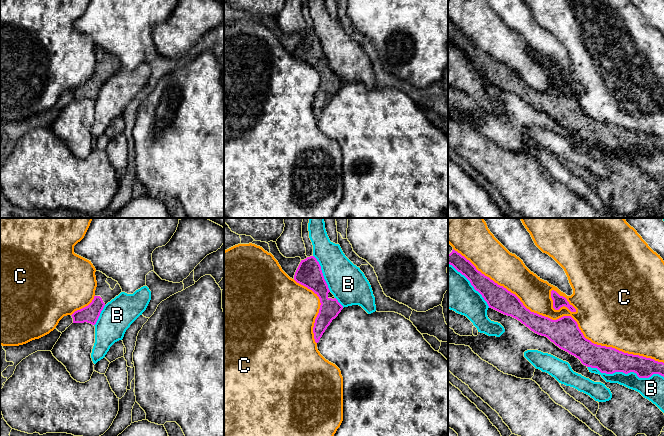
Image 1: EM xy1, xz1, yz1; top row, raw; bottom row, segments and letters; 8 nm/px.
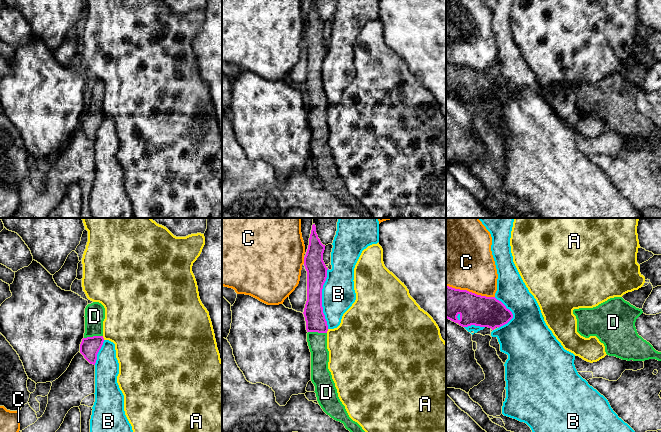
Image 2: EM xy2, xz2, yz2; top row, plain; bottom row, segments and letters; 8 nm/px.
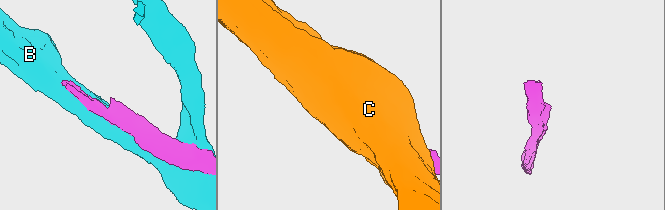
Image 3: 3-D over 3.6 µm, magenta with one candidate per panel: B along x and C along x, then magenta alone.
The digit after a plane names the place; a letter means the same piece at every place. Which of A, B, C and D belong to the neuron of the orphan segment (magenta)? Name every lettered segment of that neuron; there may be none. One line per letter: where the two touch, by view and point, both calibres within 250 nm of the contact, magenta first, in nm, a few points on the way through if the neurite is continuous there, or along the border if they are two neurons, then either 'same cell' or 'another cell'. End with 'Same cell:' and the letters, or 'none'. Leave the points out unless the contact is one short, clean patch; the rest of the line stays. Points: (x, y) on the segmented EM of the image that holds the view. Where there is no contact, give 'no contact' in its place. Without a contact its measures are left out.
A: xy2 (103, 338) | 160/420 nm | along xy2 (102, 336), (104, 339) | another cell
B: yz1 (625, 373) | 220/190 nm | another cell
C: yz1 (561, 317) | 240/280 nm | another cell
D: xy2 (93, 336) | 160/160 nm | across xy2 (90, 346), (93, 336), (94, 316) | same cell
Same cell: D

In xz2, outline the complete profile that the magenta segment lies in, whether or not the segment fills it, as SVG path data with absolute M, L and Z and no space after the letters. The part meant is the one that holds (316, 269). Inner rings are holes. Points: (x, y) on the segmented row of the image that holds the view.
M313 224L304 257L304 266L307 271L307 301L303 312L308 332L307 342L311 352L311 381L315 386L317 401L327 415L343 423L350 432L365 432L349 417L338 397L335 383L328 369L328 325L322 307L322 289L328 270L323 261L324 250L325 245L318 238L316 226Z

